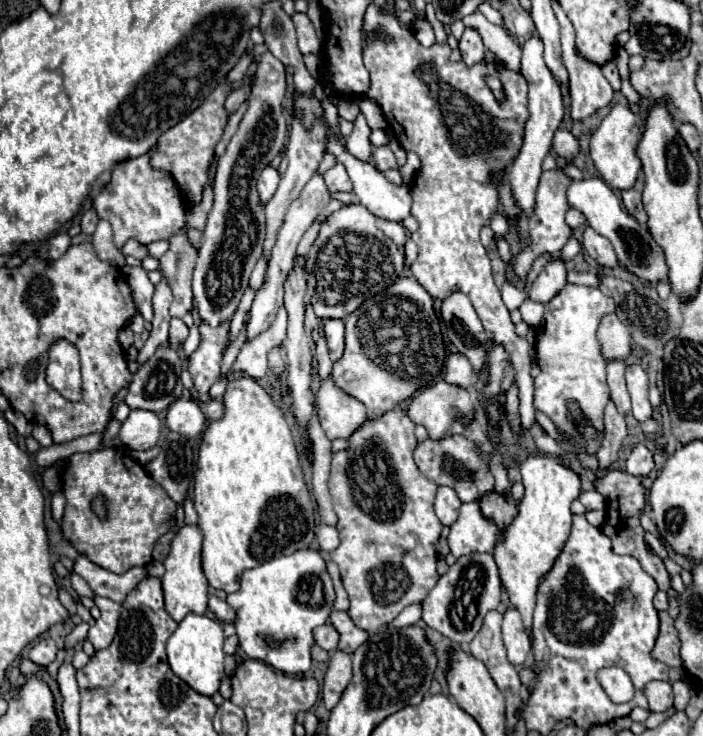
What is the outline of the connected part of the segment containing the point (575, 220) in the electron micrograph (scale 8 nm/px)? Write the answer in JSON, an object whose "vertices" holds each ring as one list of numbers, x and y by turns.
{"vertices":[[570,208,570,210,566,212,566,224,568,224,570,228,578,228,578,226,584,226,586,220,584,220,584,216,582,216,580,210]]}

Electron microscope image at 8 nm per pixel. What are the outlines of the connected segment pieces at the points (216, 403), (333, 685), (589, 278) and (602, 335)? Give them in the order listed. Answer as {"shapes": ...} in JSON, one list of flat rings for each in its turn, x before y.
{"shapes":[[[208,400,202,404,202,412,208,420,220,420,224,416,224,404,220,400]],[[334,650,324,670,324,684,322,684,322,698,328,710,332,710,338,704,350,678,352,678,350,654,342,650]],[[570,270,568,272,568,282,584,286,598,286,600,278,594,272,576,272,576,270]],[[616,314,602,318,598,326,598,342,602,346,604,360,626,360,630,356,630,332,618,320]]]}

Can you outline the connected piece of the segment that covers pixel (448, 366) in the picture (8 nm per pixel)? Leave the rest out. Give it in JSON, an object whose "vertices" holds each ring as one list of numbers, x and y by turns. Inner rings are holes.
{"vertices":[[458,352,448,354,448,358,444,362,444,368,442,368,442,378,450,384,466,388,474,380,474,368,464,354,458,354]]}

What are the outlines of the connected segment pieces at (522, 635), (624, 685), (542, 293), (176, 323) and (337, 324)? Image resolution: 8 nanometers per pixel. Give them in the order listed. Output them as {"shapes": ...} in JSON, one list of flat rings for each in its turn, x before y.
{"shapes":[[[510,608,504,614,504,622,502,622,502,638,504,638,504,646,508,650,508,660,514,666,522,666,528,660,530,654,530,636,528,630,524,628,522,620,520,620,520,612,516,612,514,608]],[[620,666,602,668,598,672,598,682,600,682,600,686,604,688,604,692,608,694,608,698,612,702,622,704,622,702,630,702,632,700,632,692,634,692,632,680]],[[556,258,552,262,548,262,544,266,544,270,538,274,538,278,534,280,528,296,534,302,542,302,546,304,548,300,552,300,552,296,556,296,556,292,560,292,560,288,566,286,566,264,564,260]],[[172,318,170,322,170,342,174,346,180,346,188,338,188,326,180,318]],[[328,318,324,320,324,332,330,350,330,360,338,362,344,354,344,322,336,318]]]}

